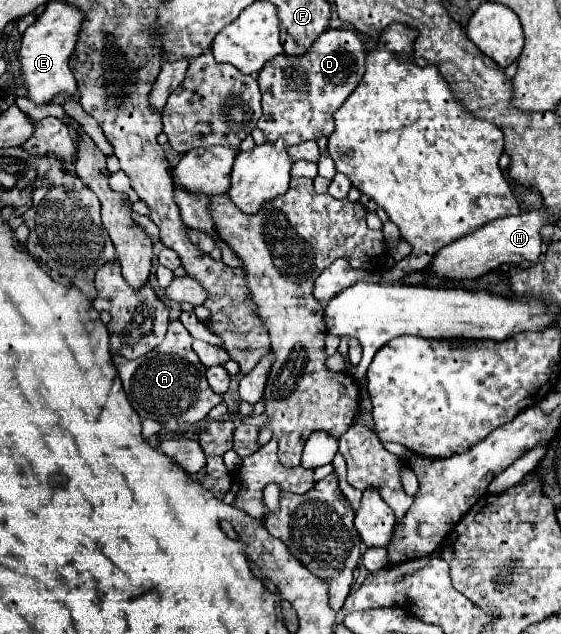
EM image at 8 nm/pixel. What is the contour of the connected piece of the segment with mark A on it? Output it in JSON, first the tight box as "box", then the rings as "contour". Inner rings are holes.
{"box":[113,321,223,429],"contour":[[[171,321],[163,343],[155,351],[151,351],[151,357],[143,355],[133,361],[113,357],[125,395],[141,419],[153,419],[163,427],[173,425],[175,429],[179,425],[185,427],[201,421],[217,403],[221,403],[223,397],[211,391],[205,379],[205,367],[193,353],[191,343],[193,337],[189,335],[189,331],[179,321]]]}

